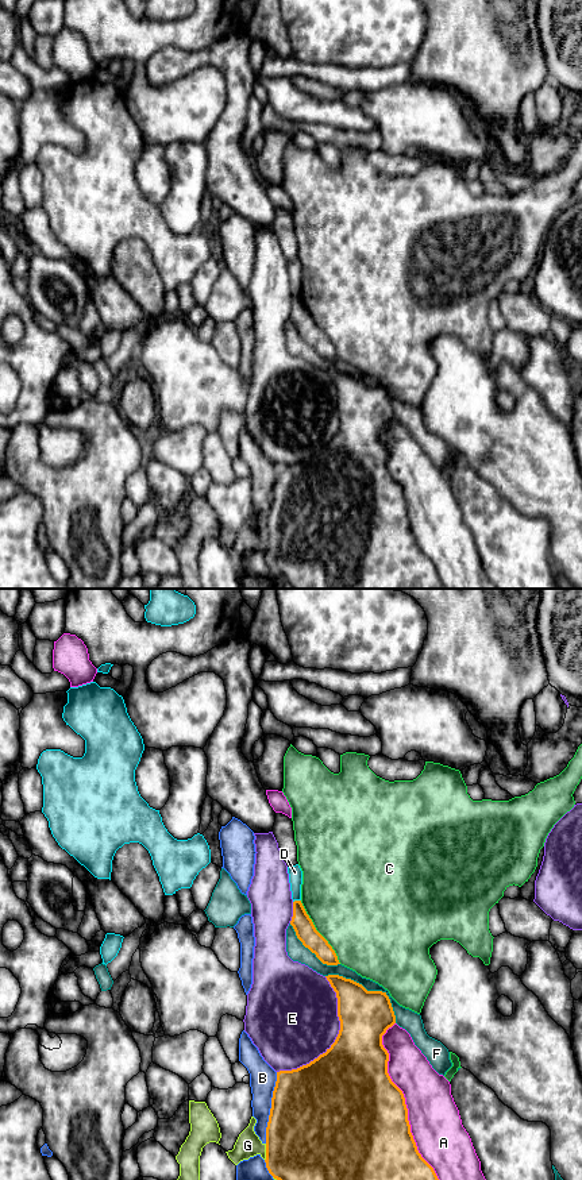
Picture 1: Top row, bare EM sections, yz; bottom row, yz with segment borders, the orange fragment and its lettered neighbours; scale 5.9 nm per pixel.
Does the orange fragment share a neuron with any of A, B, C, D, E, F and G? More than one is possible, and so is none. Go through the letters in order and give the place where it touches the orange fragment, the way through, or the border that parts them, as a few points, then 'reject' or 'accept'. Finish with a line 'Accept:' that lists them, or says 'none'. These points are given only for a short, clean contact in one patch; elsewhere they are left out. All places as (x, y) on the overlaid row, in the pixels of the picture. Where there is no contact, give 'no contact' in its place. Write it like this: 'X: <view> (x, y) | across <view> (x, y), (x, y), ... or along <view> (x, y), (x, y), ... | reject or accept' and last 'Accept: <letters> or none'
A: yz (404, 1101) | reject
B: yz (272, 1107) | reject
C: yz (318, 932) | reject
D: yz (296, 901) | along yz (300, 899), (293, 902) | reject
E: yz (336, 1038) | reject
F: yz (370, 991) | reject
G: yz (266, 1152) | reject
Accept: none

